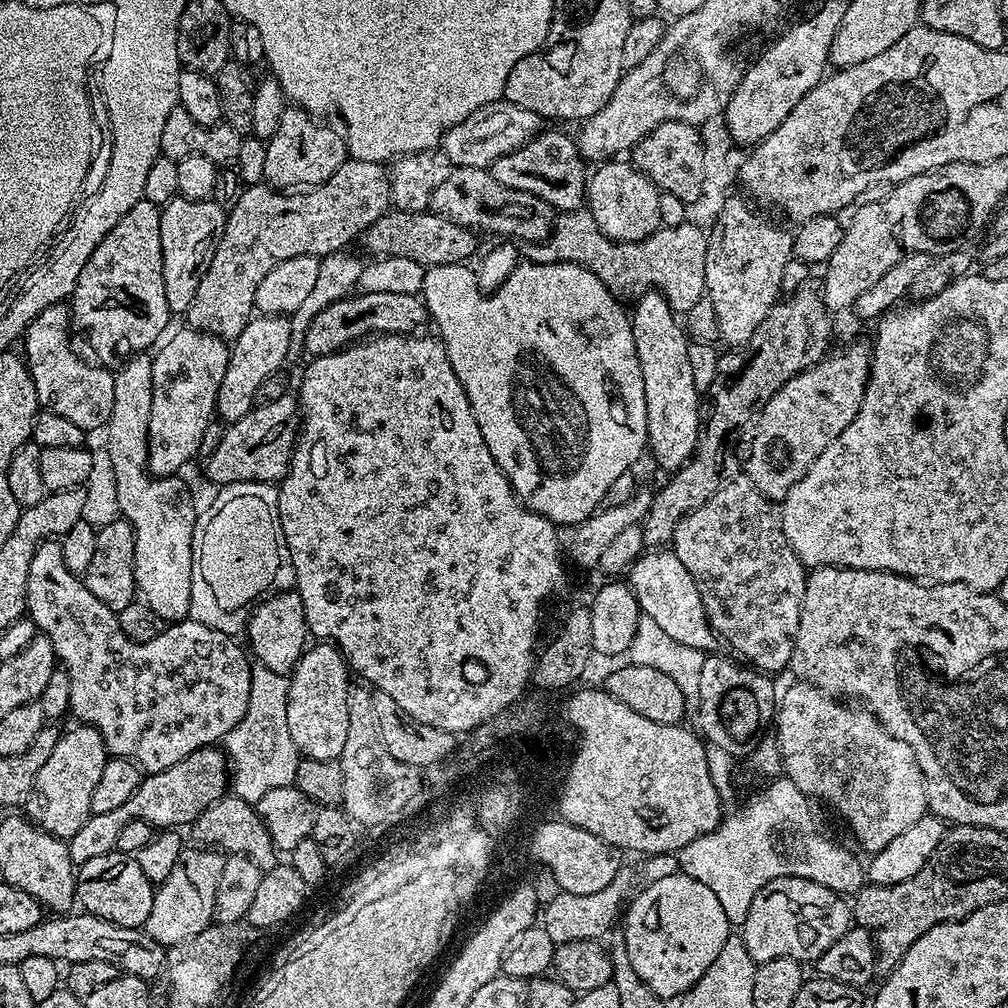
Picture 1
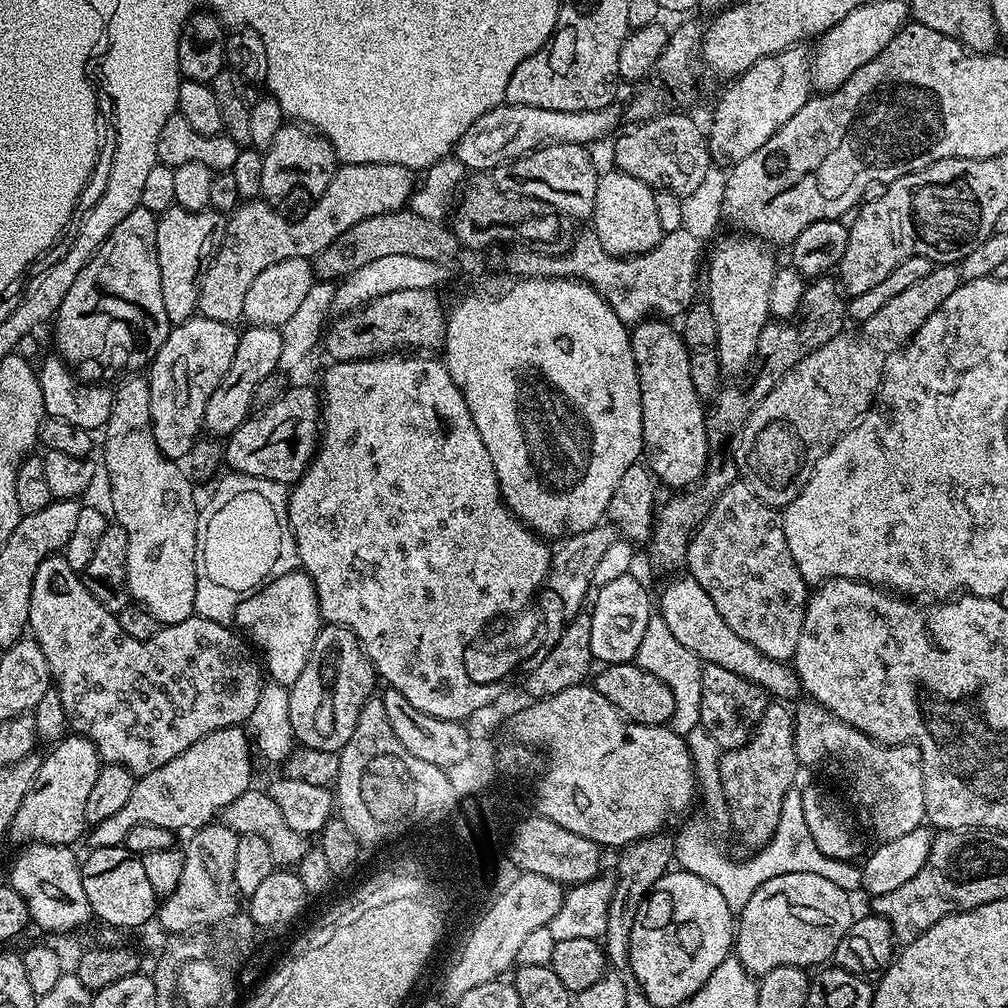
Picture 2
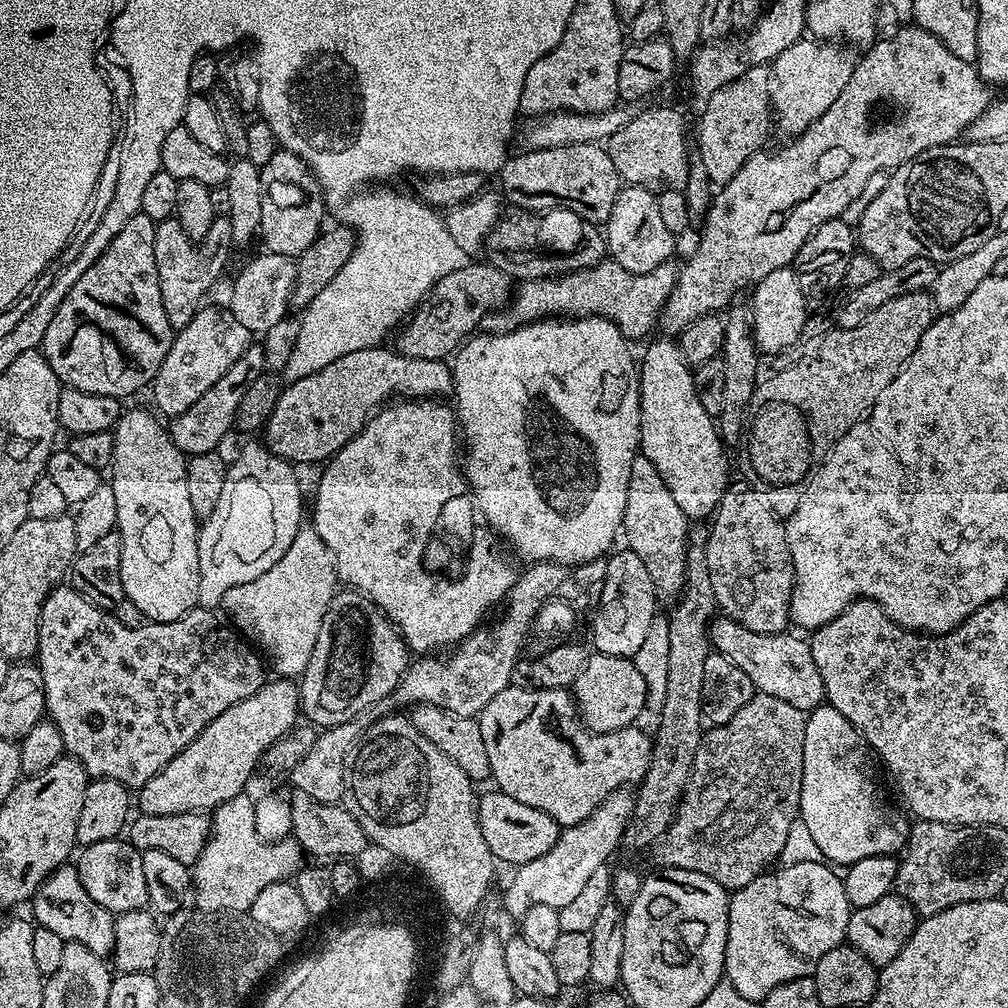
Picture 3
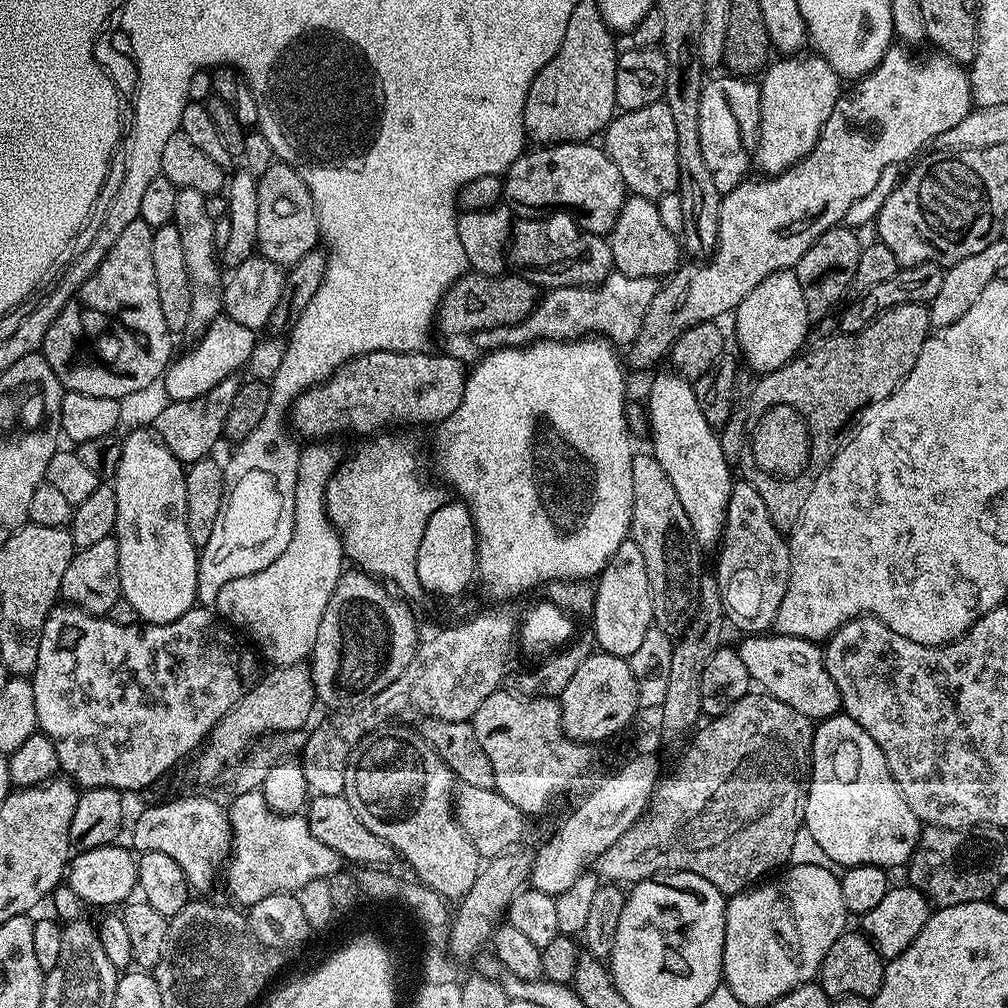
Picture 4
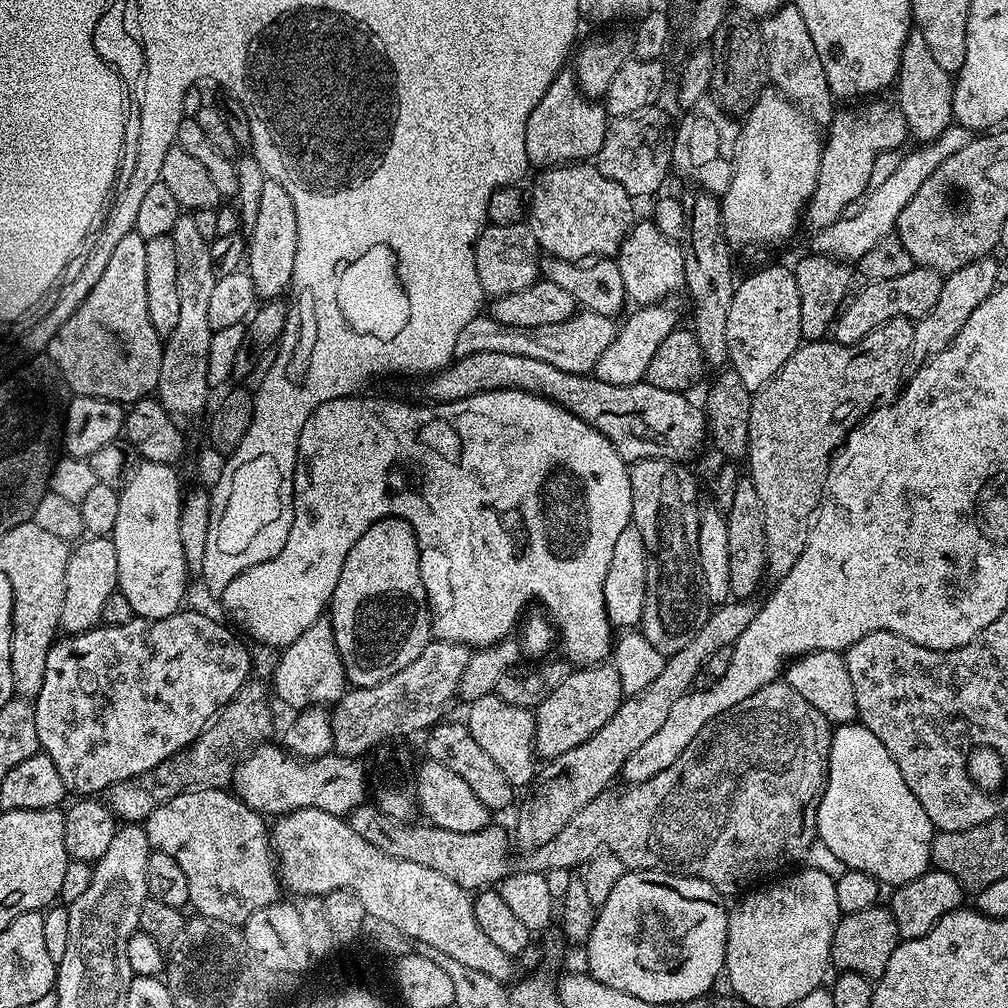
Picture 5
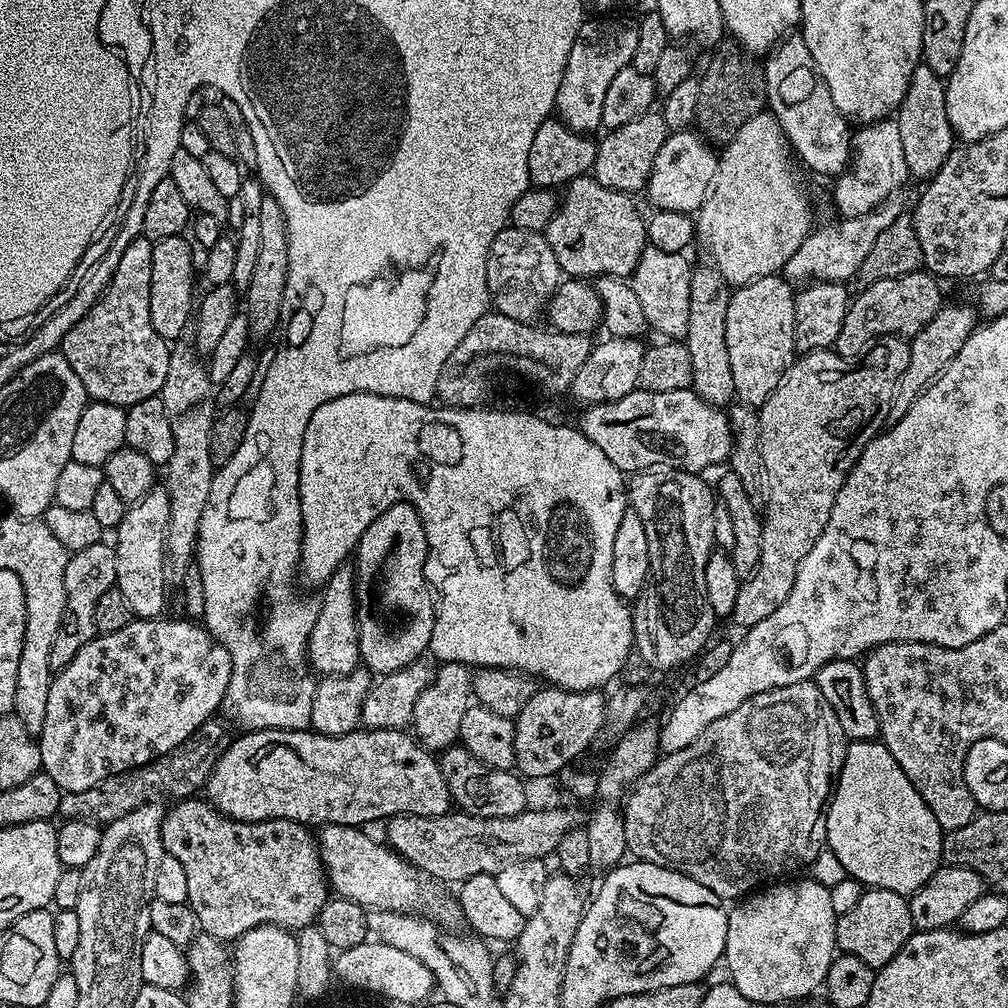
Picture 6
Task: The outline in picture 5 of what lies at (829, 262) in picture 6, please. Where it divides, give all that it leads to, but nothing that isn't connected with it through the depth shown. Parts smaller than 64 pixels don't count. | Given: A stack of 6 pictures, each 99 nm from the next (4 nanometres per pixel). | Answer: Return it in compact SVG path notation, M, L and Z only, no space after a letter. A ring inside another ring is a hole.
M953 124L944 130L940 137L919 145L920 148L908 154L901 155L894 174L891 174L882 186L871 189L855 211L841 216L839 220L835 220L834 223L826 225L815 233L815 251L826 256L835 256L837 260L845 262L860 260L868 251L873 250L878 242L882 242L883 239L895 233L898 214L902 214L910 198L918 194L922 182L926 182L926 178L930 178L930 174L934 174L934 170L938 170L938 166L942 166L946 158L950 158L952 154L968 146L971 139L972 134L969 129Z

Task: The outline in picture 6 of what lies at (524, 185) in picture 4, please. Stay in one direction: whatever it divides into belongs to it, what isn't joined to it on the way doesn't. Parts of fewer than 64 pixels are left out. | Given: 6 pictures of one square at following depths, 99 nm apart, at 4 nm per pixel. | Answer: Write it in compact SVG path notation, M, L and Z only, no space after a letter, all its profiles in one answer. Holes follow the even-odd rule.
M591 175L579 176L566 185L560 208L542 233L565 277L631 277L648 244L645 217L640 217L632 200L629 193L610 190Z

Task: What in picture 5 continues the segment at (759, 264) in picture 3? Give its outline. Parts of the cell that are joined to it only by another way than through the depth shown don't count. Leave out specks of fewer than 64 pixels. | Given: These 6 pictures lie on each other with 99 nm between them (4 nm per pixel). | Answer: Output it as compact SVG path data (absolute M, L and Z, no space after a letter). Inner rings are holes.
M868 98L853 103L856 104L853 108L844 108L841 112L839 109L833 115L832 123L827 125L816 189L806 205L806 220L813 224L813 229L822 229L845 215L846 210L869 191L875 159L883 152L899 149L899 144L909 139L907 118L900 106L891 99L880 99L884 98ZM667 303L646 304L637 307L636 312L627 313L628 321L619 325L616 333L616 340L602 350L602 358L598 358L594 369L595 379L613 384L614 386L626 386L627 384L639 384L648 375L650 358L658 351L658 346L666 339L666 334L676 331L678 321L676 312L672 308L667 308Z

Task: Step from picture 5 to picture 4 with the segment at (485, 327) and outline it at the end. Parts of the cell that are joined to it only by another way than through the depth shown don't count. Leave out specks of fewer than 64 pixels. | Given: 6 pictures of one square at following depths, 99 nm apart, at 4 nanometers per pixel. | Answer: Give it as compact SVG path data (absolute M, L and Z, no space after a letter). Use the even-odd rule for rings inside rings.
M613 270L597 286L551 289L547 293L549 296L545 300L543 297L525 320L497 328L485 328L475 333L474 340L483 350L523 348L537 342L576 342L581 338L607 338L613 345L628 346L635 339L640 322L657 291L657 281L651 277L627 276Z

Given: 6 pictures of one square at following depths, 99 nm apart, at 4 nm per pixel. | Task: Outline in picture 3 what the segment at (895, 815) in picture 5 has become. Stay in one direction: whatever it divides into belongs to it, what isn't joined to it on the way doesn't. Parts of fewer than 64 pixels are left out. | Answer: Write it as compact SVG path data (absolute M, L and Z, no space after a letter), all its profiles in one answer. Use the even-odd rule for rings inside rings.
M825 702L807 713L799 819L806 822L824 860L833 865L847 866L862 858L891 856L899 853L906 844L905 829L900 829L880 809L875 794L868 789L864 755L869 752L858 729L842 718L831 704Z

